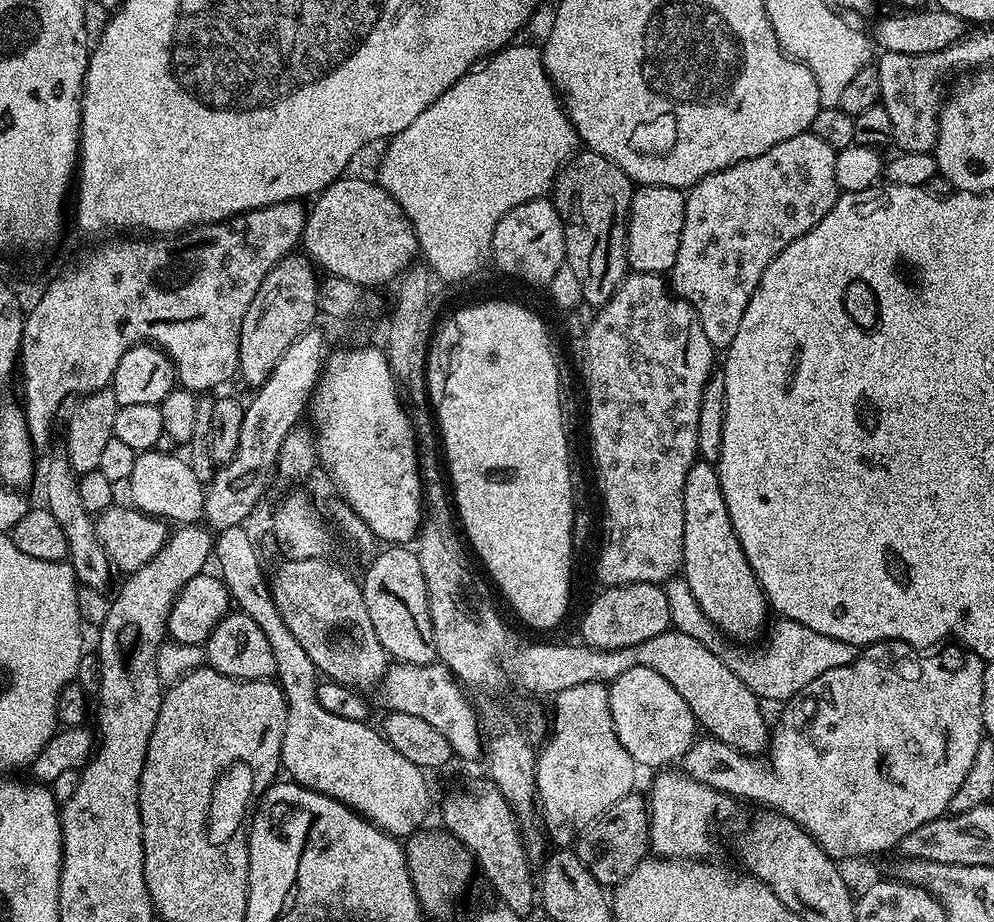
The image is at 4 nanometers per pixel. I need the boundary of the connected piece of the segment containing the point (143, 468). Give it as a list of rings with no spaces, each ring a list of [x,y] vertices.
[[[149,450],[137,455],[134,474],[126,481],[126,489],[132,495],[131,503],[140,511],[157,518],[168,518],[172,512],[172,500],[176,500],[176,516],[184,524],[199,523],[204,517],[205,485],[192,476],[192,467],[187,459],[180,460],[176,454],[160,455]]]

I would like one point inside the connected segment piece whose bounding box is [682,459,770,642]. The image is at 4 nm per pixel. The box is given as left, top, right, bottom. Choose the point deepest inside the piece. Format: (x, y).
(723, 583)

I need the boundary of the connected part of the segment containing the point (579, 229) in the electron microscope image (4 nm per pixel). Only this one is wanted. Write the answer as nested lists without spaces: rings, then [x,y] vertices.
[[[580,150],[561,168],[552,184],[550,199],[564,227],[564,258],[582,285],[587,307],[598,310],[629,275],[628,211],[633,181],[602,154]]]

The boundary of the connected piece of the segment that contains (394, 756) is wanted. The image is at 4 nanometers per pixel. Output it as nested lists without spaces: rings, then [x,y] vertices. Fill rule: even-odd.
[[[245,525],[227,527],[213,539],[213,557],[218,560],[221,580],[228,588],[229,597],[235,602],[237,609],[253,618],[266,634],[266,640],[274,653],[277,681],[287,698],[286,728],[283,730],[281,765],[291,775],[295,783],[315,792],[326,794],[348,808],[354,809],[364,819],[379,826],[386,833],[402,840],[411,836],[423,825],[432,808],[432,794],[425,778],[425,771],[414,766],[412,762],[393,746],[376,729],[366,722],[353,722],[350,719],[335,717],[328,710],[322,709],[317,698],[319,673],[306,650],[302,649],[294,634],[290,633],[278,608],[274,605],[271,587],[260,566],[258,554],[247,532]]]

